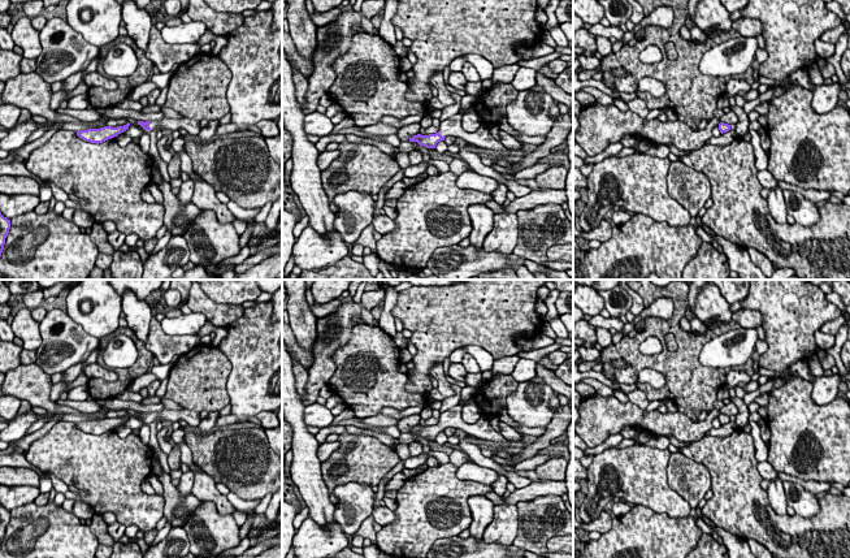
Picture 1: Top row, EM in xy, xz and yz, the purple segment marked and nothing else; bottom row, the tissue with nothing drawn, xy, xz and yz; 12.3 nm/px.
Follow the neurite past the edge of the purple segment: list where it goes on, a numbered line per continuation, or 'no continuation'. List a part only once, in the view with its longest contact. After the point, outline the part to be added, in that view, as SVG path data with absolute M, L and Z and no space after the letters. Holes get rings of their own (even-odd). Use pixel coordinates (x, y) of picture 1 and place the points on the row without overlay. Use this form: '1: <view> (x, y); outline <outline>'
1: xy (191, 418); outline M164 408L157 412L149 414L149 421L144 421L144 424L151 424L155 420L170 420L172 423L185 420L190 427L198 427L201 421L200 414L192 410L182 408L179 411Z

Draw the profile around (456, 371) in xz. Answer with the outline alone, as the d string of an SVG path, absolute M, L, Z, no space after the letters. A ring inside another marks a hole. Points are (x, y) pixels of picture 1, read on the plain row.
M451 363L448 368L448 376L451 376L455 381L465 381L467 369L461 363Z

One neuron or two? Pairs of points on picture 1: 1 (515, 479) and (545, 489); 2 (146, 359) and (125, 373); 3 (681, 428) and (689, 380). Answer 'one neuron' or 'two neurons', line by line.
1: two neurons
2: one neuron
3: two neurons

